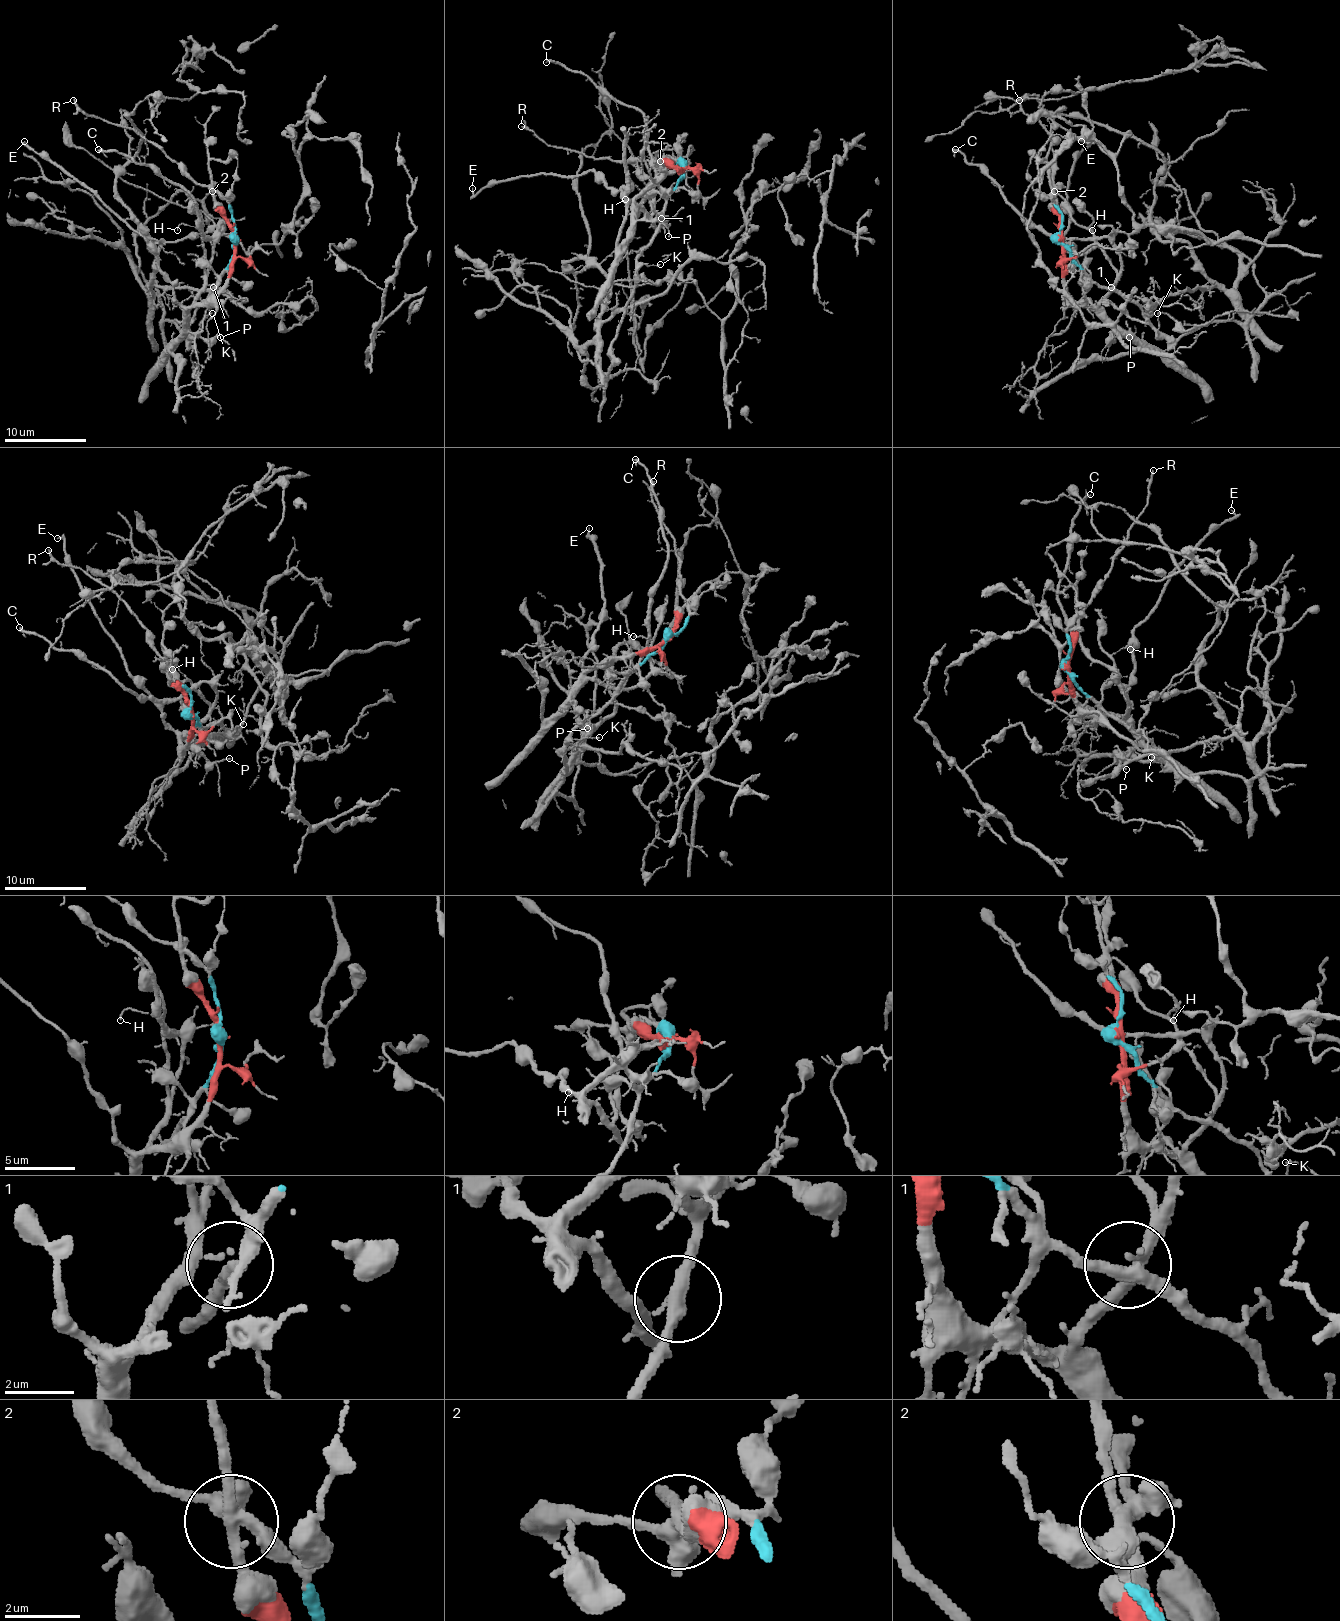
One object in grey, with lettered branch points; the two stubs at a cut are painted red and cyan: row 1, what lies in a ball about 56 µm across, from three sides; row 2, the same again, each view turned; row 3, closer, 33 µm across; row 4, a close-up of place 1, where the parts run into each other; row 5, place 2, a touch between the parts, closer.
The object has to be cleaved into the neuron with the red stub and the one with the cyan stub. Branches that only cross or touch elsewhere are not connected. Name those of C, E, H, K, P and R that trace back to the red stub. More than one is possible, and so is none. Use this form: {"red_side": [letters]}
{"red_side": ["C", "E", "H", "P"]}

